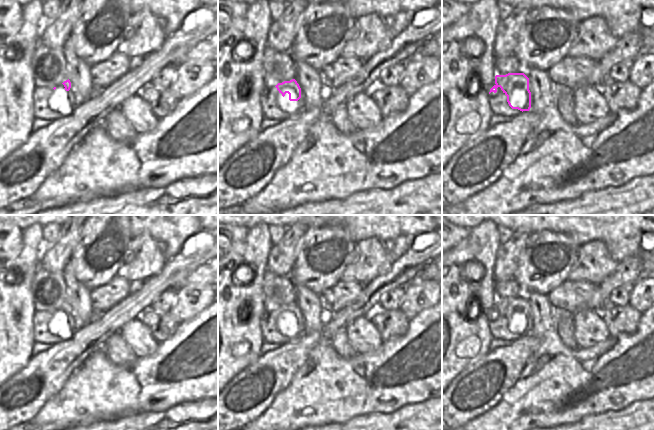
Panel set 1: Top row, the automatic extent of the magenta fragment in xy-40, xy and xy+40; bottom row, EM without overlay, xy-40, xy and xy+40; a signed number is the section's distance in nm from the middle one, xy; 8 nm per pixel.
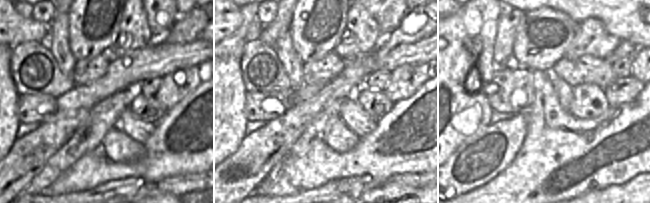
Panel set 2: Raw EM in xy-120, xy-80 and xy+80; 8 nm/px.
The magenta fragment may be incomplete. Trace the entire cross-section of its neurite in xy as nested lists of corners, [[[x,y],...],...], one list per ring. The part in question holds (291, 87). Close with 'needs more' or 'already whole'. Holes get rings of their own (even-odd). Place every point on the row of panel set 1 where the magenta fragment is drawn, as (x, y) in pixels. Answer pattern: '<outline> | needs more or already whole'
[[[295,79],[278,83],[261,92],[261,110],[265,119],[288,119],[294,117],[301,88]]] | needs more

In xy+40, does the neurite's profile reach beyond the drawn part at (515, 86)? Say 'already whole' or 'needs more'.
needs more

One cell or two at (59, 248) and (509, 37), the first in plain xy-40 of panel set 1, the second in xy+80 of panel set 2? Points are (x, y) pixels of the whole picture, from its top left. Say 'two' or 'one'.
one

